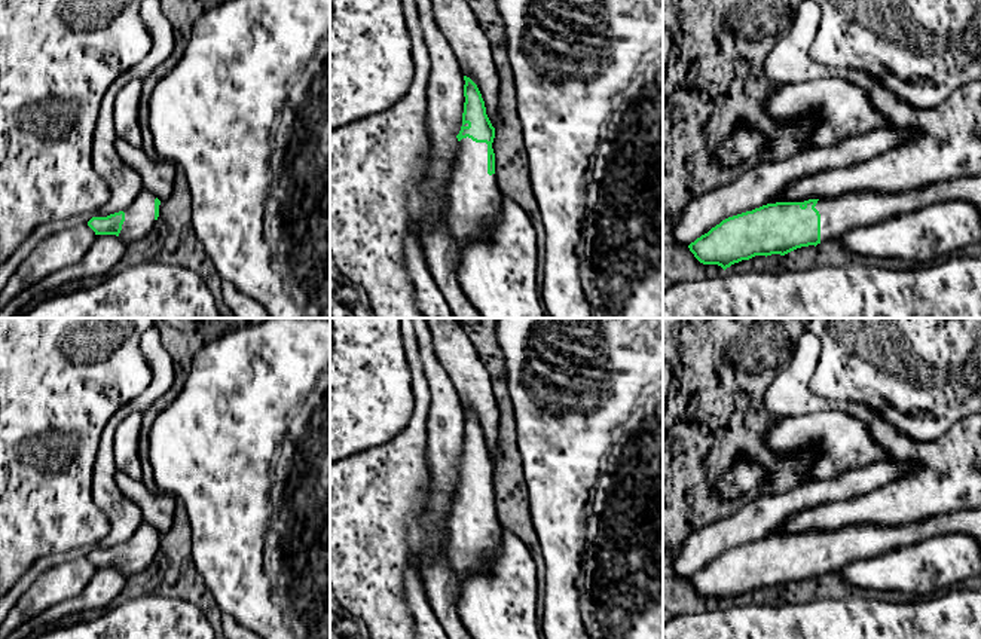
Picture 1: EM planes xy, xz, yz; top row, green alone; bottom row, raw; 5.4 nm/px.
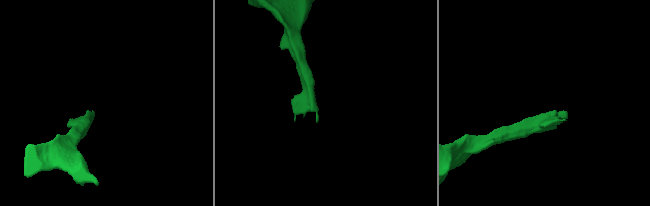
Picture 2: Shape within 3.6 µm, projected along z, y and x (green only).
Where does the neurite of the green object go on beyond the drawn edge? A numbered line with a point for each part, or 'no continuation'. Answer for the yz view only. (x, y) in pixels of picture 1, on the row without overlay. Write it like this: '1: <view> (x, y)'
1: yz (839, 547)

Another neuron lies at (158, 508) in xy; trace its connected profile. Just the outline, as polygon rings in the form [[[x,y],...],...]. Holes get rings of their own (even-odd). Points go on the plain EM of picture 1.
[[[122,471],[116,473],[114,480],[120,492],[141,510],[146,523],[152,525],[161,535],[171,529],[177,505],[174,496],[147,489],[141,480]]]

